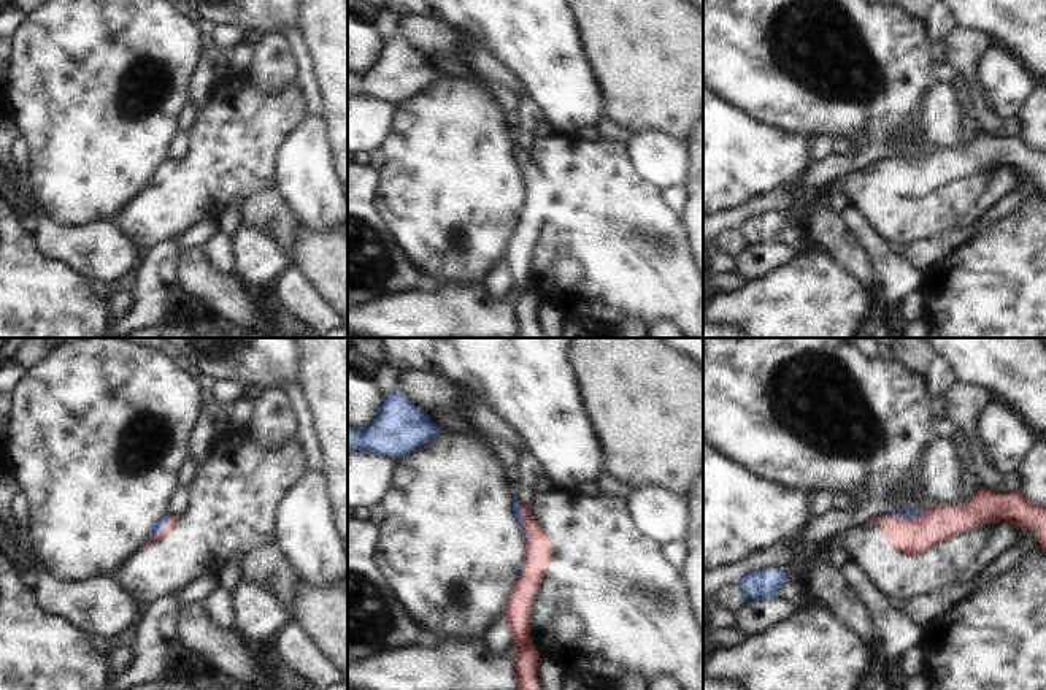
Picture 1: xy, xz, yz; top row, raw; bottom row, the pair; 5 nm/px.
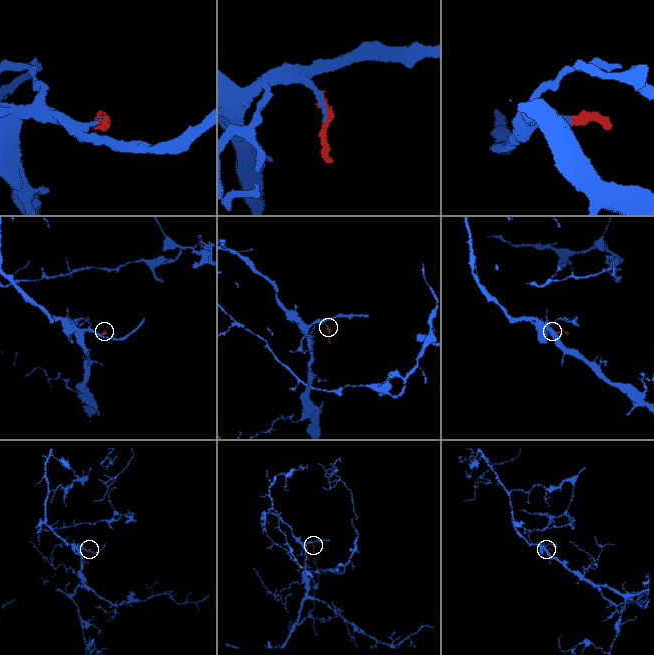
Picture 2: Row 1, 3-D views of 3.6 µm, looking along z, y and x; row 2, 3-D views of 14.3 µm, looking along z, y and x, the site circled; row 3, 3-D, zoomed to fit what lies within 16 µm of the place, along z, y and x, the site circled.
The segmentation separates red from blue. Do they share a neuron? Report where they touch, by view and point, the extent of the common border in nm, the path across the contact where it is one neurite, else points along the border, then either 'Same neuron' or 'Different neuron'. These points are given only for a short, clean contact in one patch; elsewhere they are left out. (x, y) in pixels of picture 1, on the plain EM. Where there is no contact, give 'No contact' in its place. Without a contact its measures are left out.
Touches red at yz (910, 162). Shared border 180 nm. Same neuron.

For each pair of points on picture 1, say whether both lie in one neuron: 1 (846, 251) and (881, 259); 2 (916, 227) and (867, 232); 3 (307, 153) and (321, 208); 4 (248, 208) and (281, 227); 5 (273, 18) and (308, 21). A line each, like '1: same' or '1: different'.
1: different
2: different
3: same
4: same
5: different

